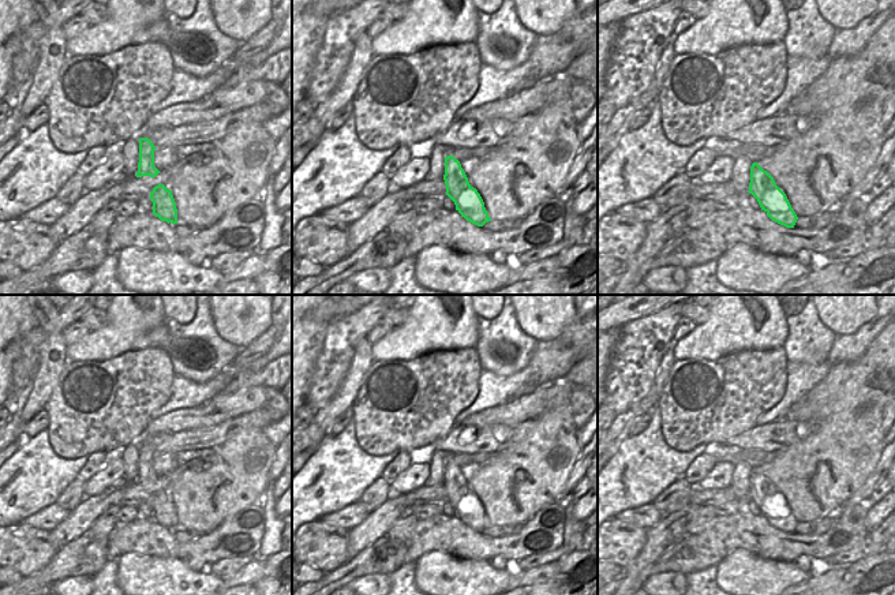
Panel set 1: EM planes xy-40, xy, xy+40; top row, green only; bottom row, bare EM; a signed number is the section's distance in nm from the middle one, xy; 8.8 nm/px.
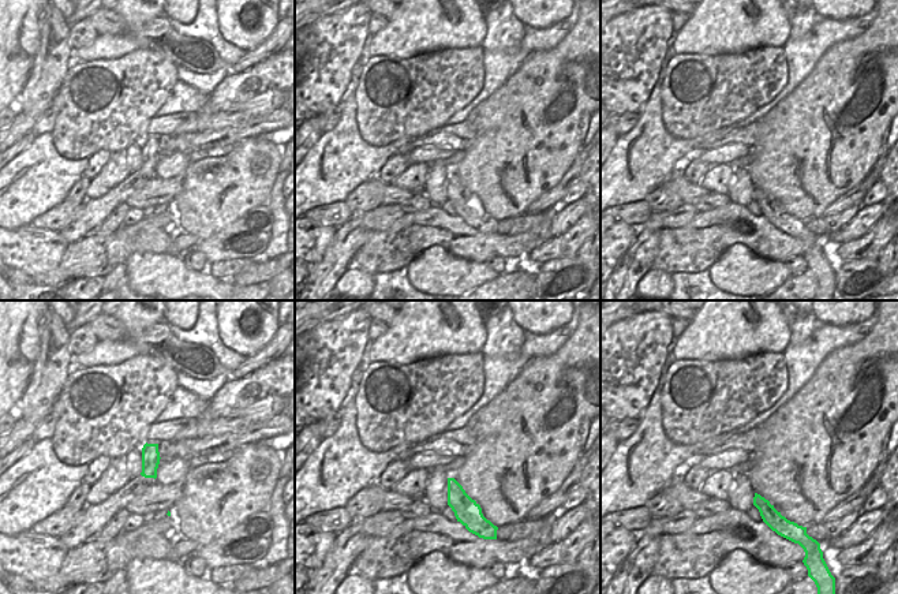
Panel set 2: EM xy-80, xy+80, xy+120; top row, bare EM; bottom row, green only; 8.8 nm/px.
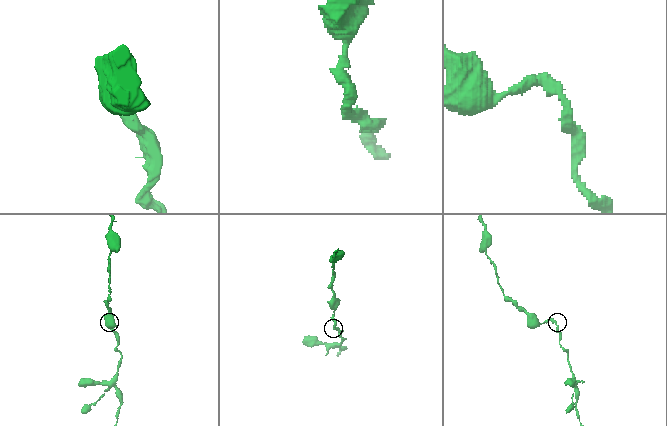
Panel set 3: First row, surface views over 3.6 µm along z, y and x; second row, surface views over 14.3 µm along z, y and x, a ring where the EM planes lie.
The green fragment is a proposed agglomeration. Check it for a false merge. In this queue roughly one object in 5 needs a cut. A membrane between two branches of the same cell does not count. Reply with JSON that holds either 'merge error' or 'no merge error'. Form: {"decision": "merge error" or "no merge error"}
{"decision": "no merge error"}

